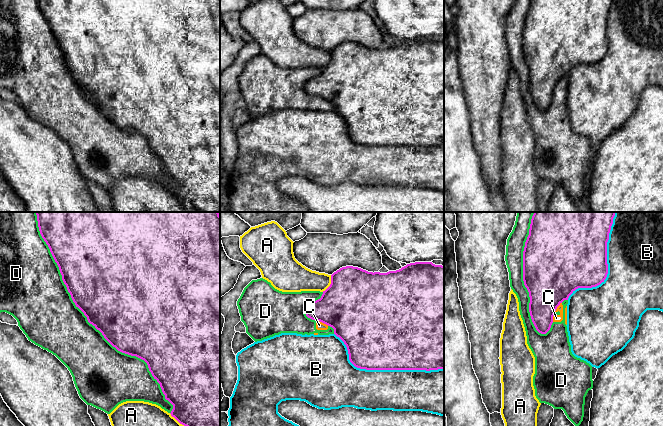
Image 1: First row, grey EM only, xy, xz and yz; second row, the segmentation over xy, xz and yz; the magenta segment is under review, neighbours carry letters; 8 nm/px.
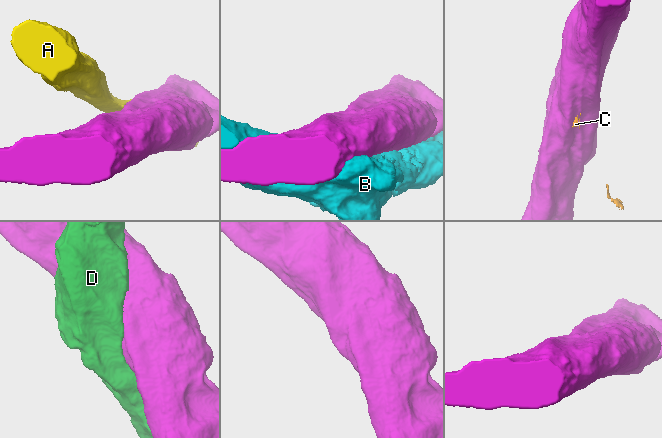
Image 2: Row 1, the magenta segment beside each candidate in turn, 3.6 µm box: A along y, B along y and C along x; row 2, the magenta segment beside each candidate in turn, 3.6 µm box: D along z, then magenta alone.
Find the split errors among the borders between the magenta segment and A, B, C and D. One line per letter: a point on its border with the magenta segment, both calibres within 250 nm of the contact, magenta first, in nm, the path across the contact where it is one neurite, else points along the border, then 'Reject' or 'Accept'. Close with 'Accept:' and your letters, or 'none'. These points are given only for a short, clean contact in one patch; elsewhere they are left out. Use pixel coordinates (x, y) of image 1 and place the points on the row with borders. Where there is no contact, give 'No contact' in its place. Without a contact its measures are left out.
A: Touches magenta at xz (330, 284). Thickness 500 nm (magenta) against 200 nm. Reject
B: Touches magenta at xz (383, 369). Thickness 500 nm (magenta) against 340 nm. Reject
C: Touches magenta at yz (554, 312). Thickness 380 nm (magenta) against 60 nm. Boundary: yz (561, 302), (554, 313), (552, 321). Reject
D: Touches magenta at xy (88, 321). Thickness 480 nm (magenta) against 420 nm. Reject
Accept: none

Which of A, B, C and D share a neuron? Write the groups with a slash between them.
A / B / C D

